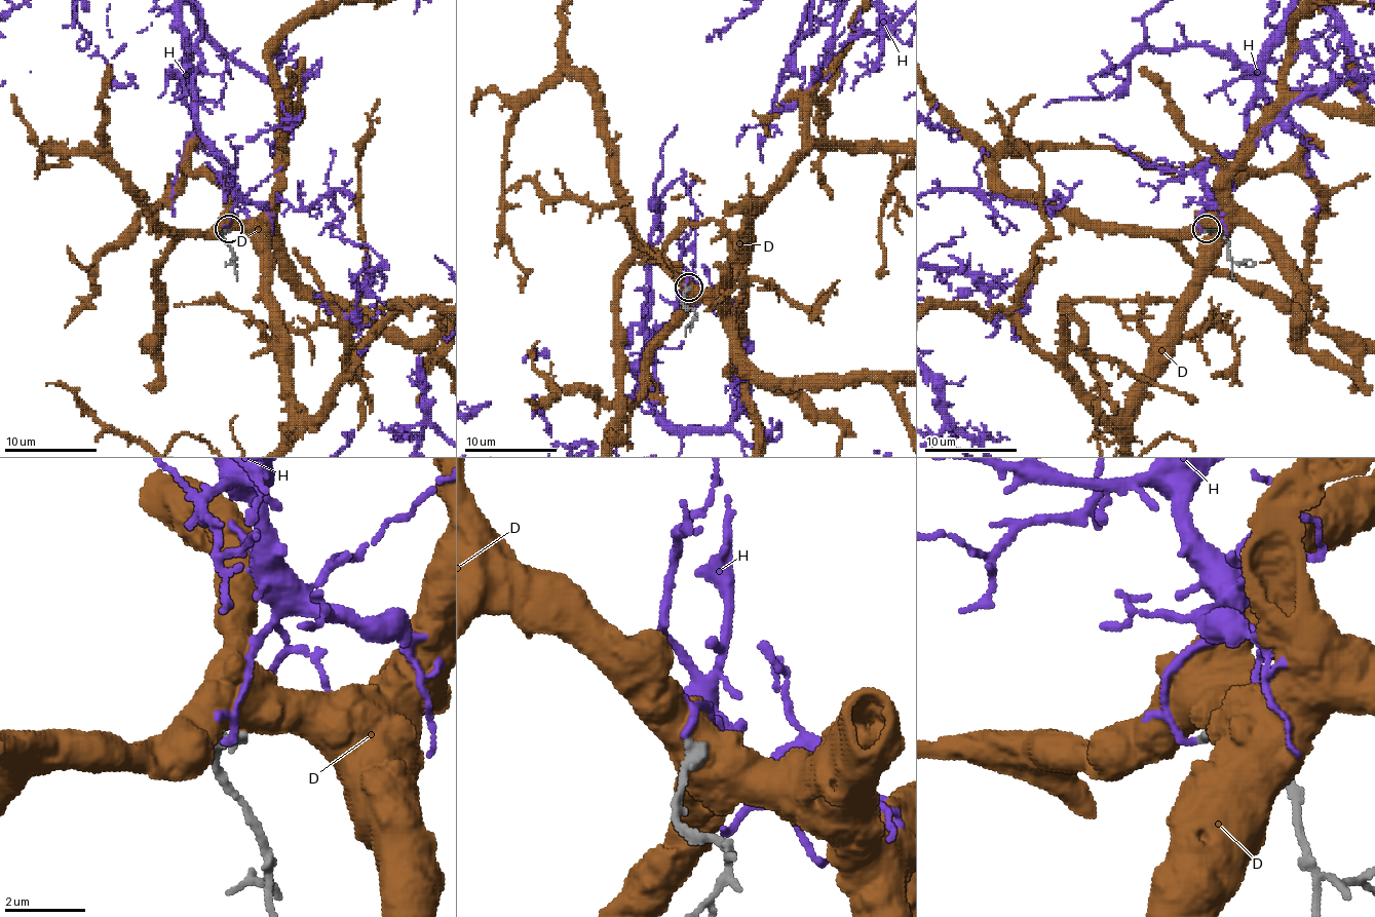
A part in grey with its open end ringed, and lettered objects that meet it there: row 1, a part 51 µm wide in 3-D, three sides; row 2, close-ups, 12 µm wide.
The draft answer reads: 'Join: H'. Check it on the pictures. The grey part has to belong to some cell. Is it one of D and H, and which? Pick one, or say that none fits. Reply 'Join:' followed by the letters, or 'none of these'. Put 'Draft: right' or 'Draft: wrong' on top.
Draft: wrong
Join: none of these

